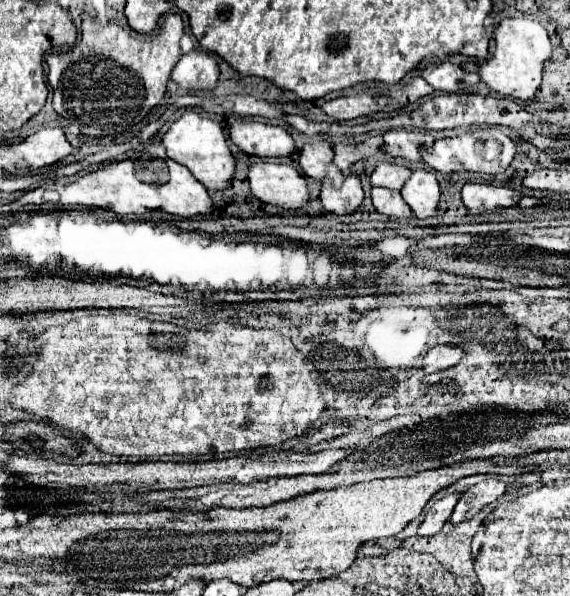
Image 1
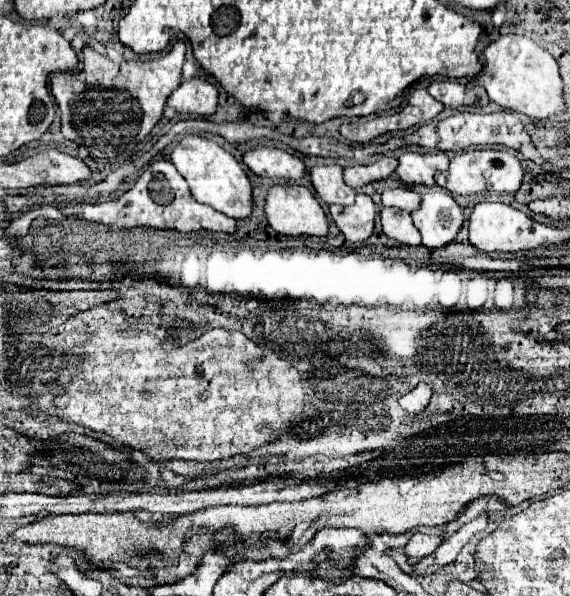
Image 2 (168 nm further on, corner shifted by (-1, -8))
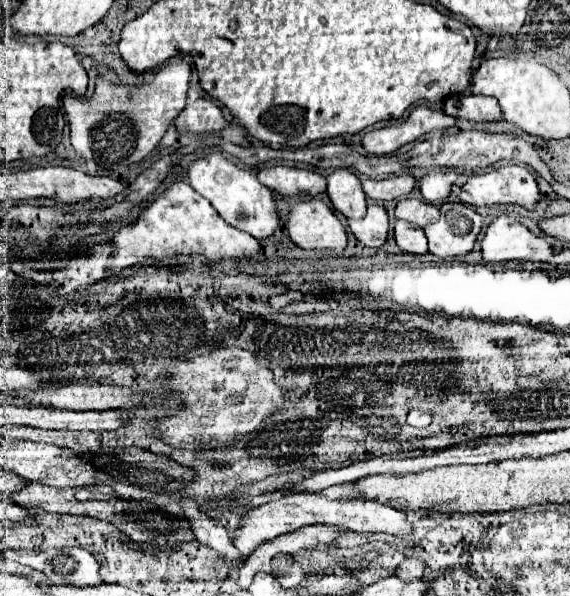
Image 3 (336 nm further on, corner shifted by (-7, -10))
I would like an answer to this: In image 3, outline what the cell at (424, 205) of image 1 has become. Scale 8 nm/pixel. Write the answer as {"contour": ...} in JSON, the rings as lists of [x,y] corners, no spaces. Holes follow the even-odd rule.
{"contour":[[[463,202],[441,204],[441,220],[425,226],[429,252],[437,258],[469,254],[483,226],[483,216]]]}

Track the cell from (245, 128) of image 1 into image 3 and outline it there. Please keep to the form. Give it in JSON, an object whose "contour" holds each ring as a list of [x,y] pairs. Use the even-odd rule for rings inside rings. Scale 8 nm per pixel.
{"contour":[[[275,166],[265,168],[257,174],[259,182],[267,186],[269,190],[281,194],[281,196],[297,196],[297,194],[311,194],[317,196],[327,190],[325,176],[307,170],[307,168],[287,168],[287,166]]]}

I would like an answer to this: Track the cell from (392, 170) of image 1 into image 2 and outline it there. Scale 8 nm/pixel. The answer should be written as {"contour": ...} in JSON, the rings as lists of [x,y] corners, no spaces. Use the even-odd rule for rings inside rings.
{"contour":[[[397,186],[397,188],[387,188],[381,194],[381,202],[383,206],[393,206],[393,208],[401,208],[405,212],[411,212],[415,208],[419,208],[419,198],[421,194],[407,188],[407,186]]]}

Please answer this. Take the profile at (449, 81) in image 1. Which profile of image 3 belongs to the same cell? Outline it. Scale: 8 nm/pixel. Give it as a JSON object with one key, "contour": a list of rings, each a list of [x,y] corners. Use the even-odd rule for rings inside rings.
{"contour":[[[459,94],[443,100],[443,110],[449,116],[471,120],[471,122],[497,122],[501,120],[501,108],[497,100],[489,96]]]}

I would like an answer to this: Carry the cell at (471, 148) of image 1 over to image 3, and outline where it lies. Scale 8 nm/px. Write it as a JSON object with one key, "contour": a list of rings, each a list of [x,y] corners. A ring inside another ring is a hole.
{"contour":[[[499,164],[487,168],[485,174],[475,174],[467,180],[465,186],[455,186],[453,194],[471,206],[493,206],[493,204],[519,204],[527,210],[535,210],[535,204],[541,200],[539,186],[531,172],[519,164]]]}

